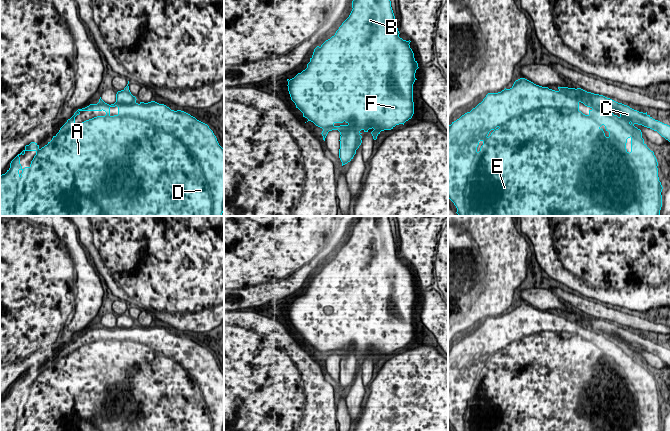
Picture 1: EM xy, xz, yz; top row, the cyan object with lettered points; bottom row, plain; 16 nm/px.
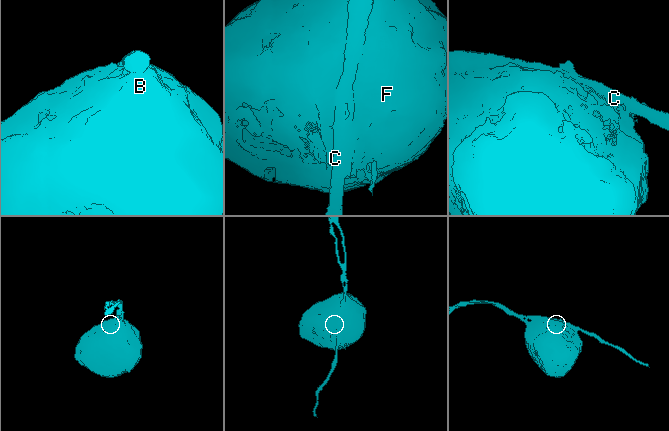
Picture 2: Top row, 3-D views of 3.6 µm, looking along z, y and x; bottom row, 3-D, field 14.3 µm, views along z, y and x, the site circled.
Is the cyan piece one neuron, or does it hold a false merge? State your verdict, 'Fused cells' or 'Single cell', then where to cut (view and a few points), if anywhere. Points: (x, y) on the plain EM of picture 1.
Fused cells. Split along yz (559, 314), (609, 334)

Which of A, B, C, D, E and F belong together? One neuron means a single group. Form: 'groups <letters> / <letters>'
groups A B D E F / C

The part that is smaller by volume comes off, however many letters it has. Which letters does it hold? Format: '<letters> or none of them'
C

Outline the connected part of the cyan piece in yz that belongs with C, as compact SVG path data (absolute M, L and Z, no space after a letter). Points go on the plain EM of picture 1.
M558 311L559 315L570 318L576 322L580 322L585 326L591 326L594 330L600 330L603 333L618 335L621 339L629 343L631 346L642 349L657 355L662 361L670 366L670 350L658 344L653 343L646 337L639 336L627 329L618 327L603 319L587 316L581 312Z

